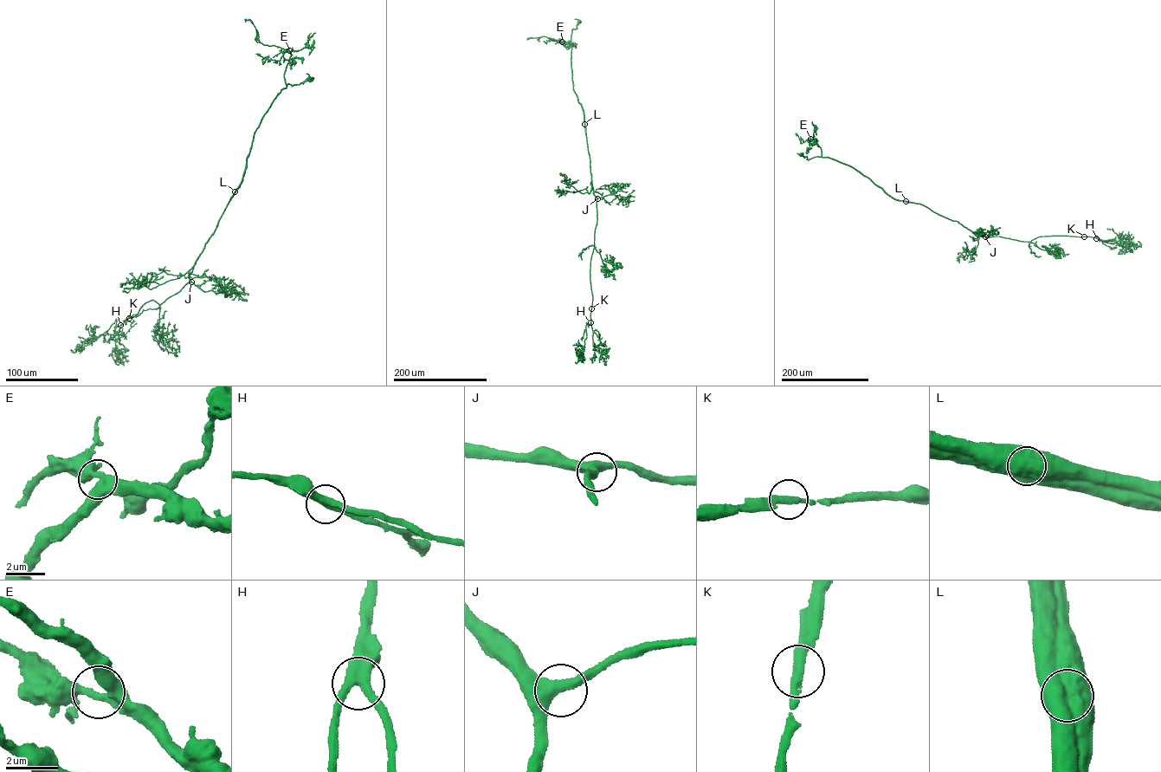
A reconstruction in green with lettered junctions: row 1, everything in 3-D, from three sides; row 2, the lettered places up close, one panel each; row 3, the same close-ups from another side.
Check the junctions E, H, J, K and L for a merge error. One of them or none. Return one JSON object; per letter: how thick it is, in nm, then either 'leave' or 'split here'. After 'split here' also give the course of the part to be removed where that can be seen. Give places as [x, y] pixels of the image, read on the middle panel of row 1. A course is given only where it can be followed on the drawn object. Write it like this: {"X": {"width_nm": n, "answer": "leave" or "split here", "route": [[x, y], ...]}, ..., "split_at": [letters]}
{"E": {"width_nm": 340, "answer": "leave"}, "H": {"width_nm": 360, "answer": "leave"}, "J": {"width_nm": 480, "answer": "leave"}, "K": {"width_nm": 340, "answer": "leave"}, "L": {"width_nm": 1500, "answer": "split here", "route": [[584, 123], [583, 111], [577, 100]]}, "split_at": ["L"]}

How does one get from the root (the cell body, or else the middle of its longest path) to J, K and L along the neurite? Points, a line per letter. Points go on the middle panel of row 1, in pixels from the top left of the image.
J: (579, 22), (577, 29), (572, 29), (570, 36), (573, 88), (583, 113), (593, 192), (597, 198)
K: (579, 22), (570, 36), (573, 88), (583, 113), (593, 192), (596, 198), (590, 272), (591, 308)
L: (579, 22), (577, 29), (572, 29), (570, 63), (573, 89), (583, 113), (584, 123)

